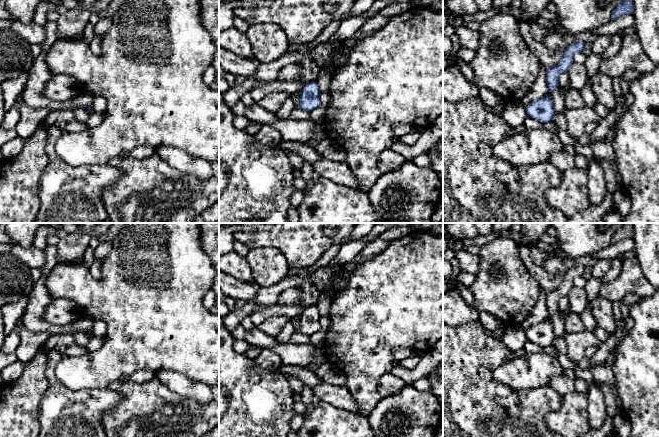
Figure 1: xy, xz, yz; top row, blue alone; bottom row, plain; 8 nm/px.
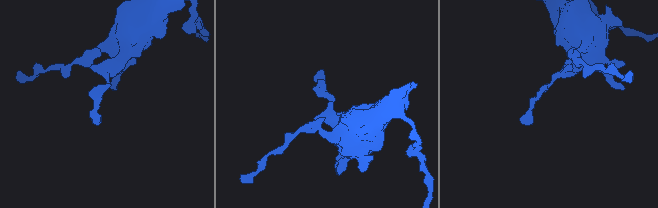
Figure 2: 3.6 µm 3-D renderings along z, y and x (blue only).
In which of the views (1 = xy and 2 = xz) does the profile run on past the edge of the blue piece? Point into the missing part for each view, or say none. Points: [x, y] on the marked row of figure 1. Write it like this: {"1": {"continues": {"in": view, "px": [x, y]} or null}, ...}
{"1": {"continues": null}, "2": {"continues": null}}

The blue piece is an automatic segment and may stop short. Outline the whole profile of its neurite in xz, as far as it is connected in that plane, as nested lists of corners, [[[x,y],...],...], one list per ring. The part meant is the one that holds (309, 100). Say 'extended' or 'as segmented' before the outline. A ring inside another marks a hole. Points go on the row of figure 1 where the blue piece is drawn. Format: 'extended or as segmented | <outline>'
as segmented | [[[317,82],[305,84],[300,93],[299,107],[308,112],[320,107],[320,93]]]

